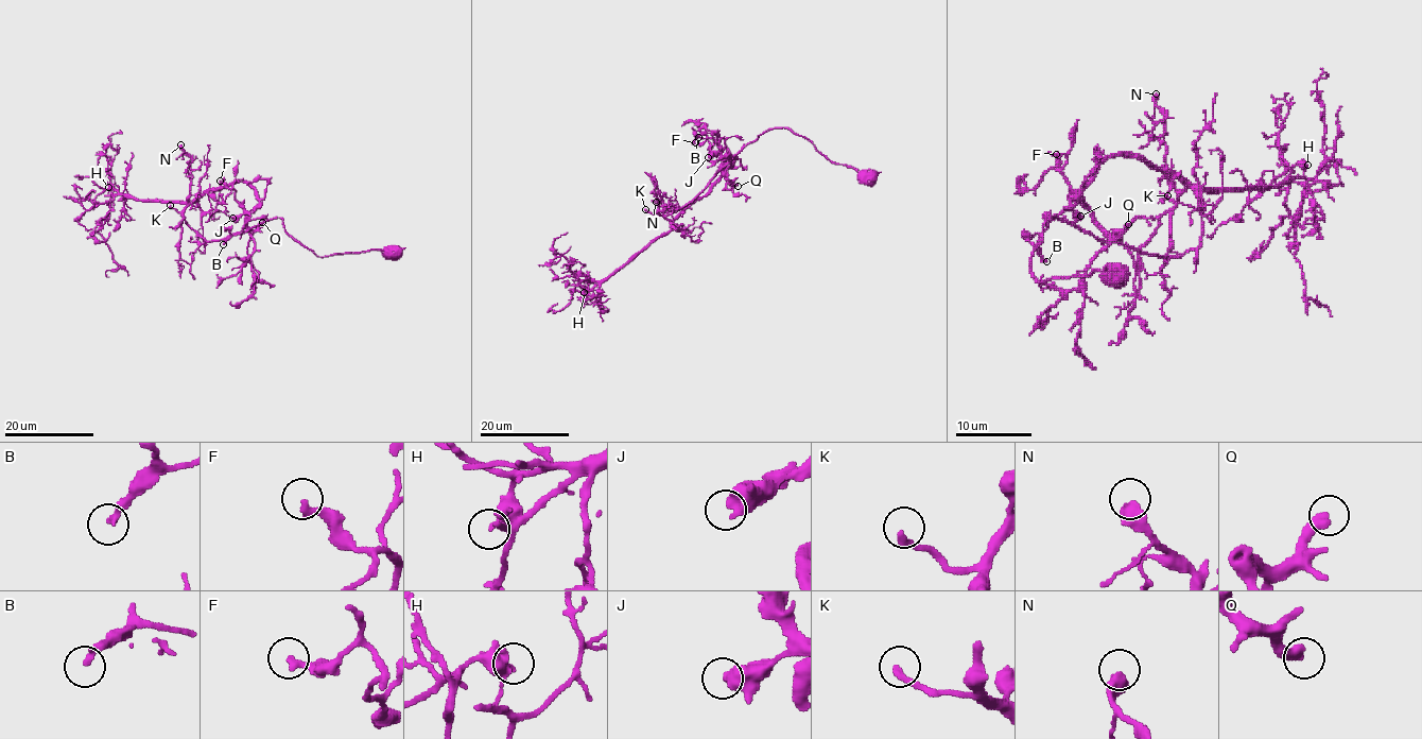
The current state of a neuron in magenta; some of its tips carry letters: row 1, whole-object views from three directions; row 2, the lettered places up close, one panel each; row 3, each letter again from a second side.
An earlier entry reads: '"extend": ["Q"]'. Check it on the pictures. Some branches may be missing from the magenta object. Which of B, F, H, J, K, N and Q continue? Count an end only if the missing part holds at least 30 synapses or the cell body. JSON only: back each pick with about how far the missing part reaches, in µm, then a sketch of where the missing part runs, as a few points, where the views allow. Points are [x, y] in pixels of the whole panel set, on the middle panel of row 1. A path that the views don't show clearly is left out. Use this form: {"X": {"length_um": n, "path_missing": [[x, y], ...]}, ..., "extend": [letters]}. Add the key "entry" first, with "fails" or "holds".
{"entry": "holds", "Q": {"length_um": 20, "path_missing": [[738, 186], [753, 188], [751, 208], [766, 209], [778, 199]]}, "extend": ["Q"]}

